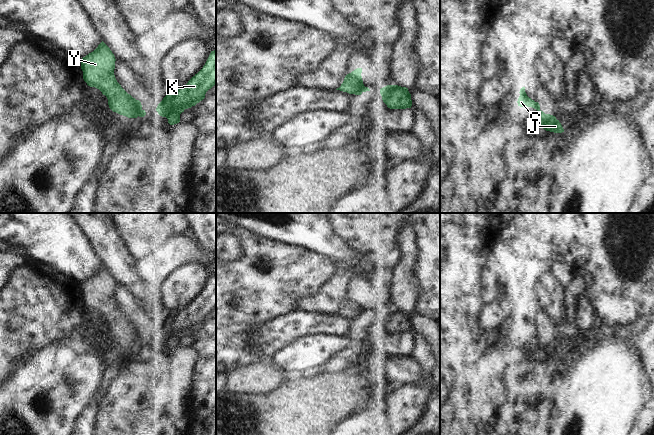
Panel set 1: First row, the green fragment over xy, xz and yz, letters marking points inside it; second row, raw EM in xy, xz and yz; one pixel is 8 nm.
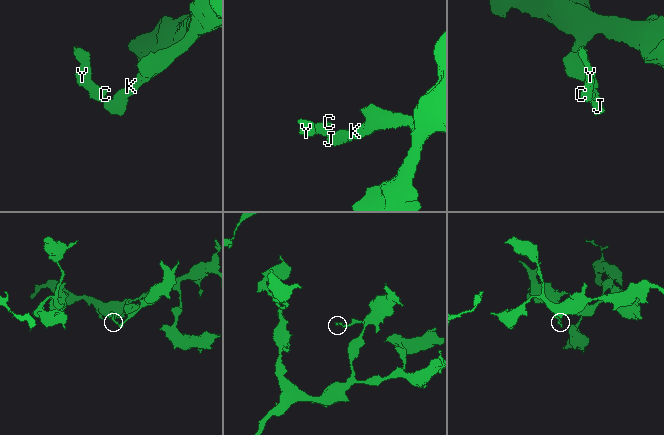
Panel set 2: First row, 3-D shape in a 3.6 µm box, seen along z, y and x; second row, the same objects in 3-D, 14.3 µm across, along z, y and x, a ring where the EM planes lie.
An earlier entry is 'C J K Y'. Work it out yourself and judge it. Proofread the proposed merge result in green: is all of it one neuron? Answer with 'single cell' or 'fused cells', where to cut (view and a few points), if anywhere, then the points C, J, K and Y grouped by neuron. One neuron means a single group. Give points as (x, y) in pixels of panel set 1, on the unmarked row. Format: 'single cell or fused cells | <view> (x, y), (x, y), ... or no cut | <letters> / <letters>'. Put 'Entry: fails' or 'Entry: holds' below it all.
fused cells | xy (141, 333), (137, 339) | C Y / J K
Entry: fails

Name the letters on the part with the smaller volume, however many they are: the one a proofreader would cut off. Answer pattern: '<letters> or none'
C, Y

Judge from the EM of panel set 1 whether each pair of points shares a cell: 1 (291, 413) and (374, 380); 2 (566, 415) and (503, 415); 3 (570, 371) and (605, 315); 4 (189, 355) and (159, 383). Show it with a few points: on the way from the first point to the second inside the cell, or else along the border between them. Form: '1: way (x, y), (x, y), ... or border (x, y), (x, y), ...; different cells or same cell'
1: way (312, 406), (353, 387); same cell
2: border (562, 394), (544, 424); different cells
3: border (597, 323), (622, 330); different cells
4: border (152, 358), (159, 359), (165, 365), (175, 386); different cells

